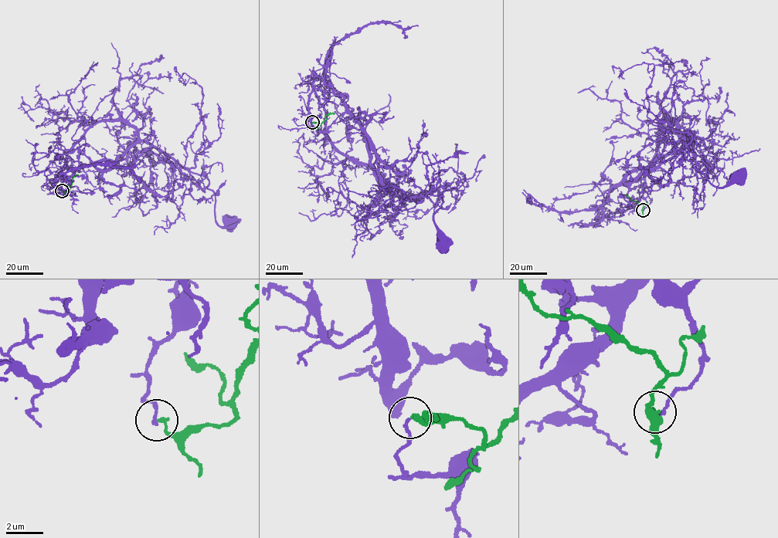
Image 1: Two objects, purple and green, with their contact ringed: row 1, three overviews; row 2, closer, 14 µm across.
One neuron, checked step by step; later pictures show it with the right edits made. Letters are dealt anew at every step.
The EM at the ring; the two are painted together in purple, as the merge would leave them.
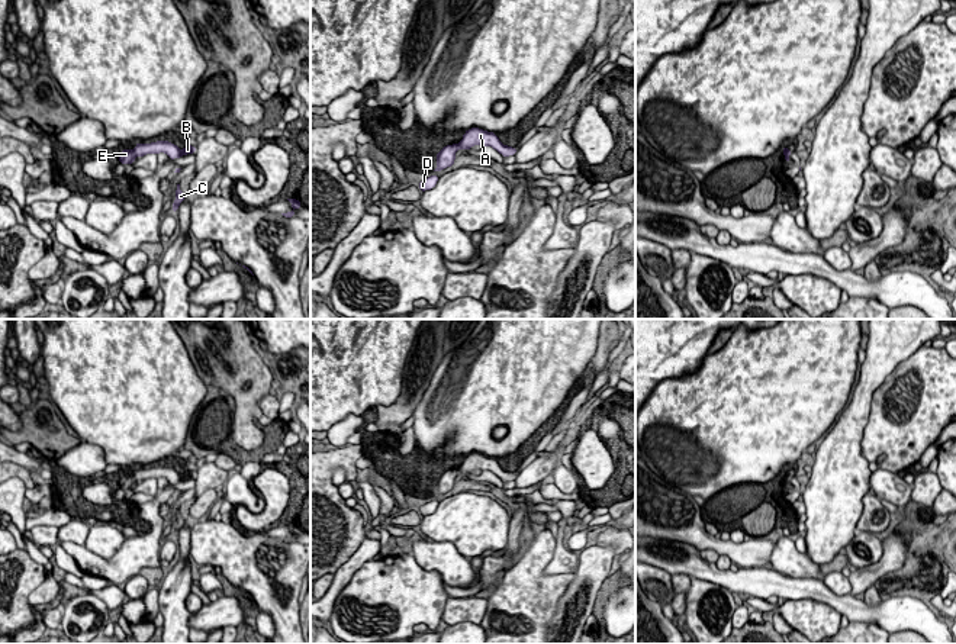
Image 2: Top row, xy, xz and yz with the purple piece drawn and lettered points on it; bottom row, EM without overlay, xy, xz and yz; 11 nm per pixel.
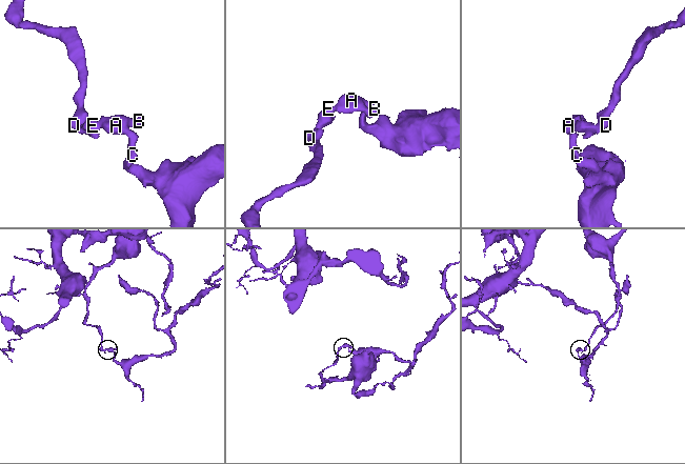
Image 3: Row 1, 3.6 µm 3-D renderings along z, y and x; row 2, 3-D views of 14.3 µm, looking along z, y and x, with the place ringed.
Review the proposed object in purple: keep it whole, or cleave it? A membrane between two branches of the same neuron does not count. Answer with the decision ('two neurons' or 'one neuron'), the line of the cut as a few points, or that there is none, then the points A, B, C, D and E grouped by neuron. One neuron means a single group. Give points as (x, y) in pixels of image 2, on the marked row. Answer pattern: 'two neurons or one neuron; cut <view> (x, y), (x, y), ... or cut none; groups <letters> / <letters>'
two neurons; cut xy (131, 150), (135, 155); groups A B C / D E

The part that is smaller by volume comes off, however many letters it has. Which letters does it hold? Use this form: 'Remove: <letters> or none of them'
Remove: A, B, C

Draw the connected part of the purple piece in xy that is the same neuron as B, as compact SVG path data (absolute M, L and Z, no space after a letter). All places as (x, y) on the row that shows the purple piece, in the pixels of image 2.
M157 141L151 144L141 144L136 142L136 146L132 149L135 157L144 157L147 154L160 154L164 152L168 155L170 160L180 158L187 154L194 154L196 146L186 145L184 149L180 149L176 144L171 144L168 141Z

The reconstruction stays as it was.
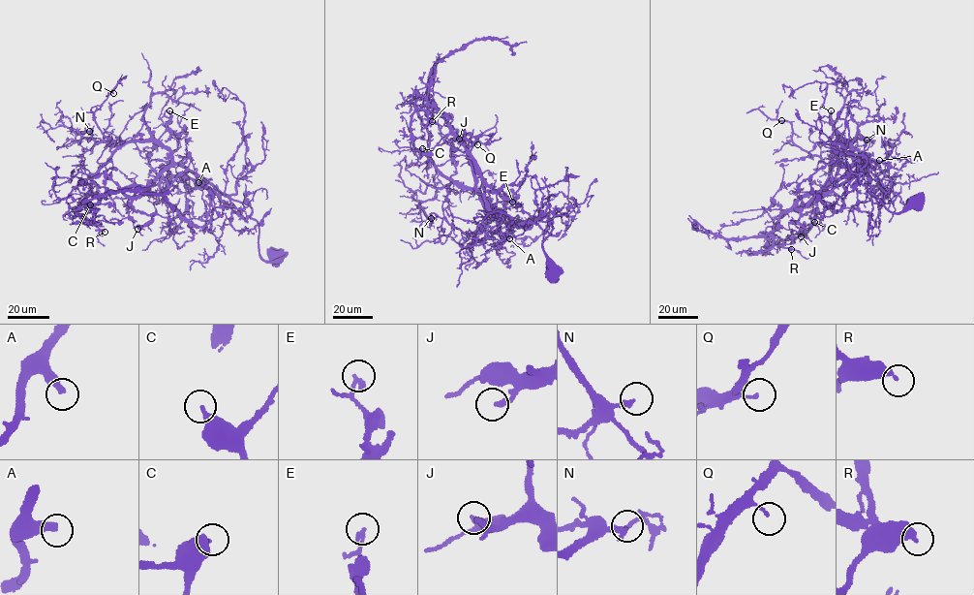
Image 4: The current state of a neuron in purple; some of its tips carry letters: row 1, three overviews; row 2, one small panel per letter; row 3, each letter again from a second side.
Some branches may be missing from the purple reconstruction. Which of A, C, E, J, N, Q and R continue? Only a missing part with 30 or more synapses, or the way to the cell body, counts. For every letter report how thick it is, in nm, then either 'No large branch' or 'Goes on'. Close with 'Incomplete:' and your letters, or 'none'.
A: Thickness 360 nm. Goes on
C: Thickness 320 nm. No large branch
E: Thickness 140 nm. No large branch
J: Thickness 260 nm. No large branch
N: Thickness 240 nm. No large branch
Q: Thickness 110 nm. No large branch
R: Thickness 340 nm. No large branch
Incomplete: A

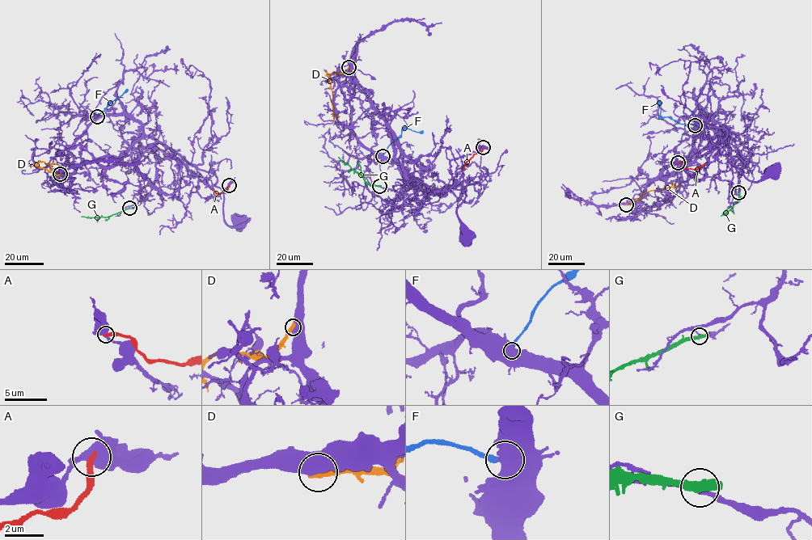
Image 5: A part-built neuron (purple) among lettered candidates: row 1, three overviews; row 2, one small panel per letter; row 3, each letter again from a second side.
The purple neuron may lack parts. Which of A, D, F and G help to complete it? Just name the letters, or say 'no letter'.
no letter

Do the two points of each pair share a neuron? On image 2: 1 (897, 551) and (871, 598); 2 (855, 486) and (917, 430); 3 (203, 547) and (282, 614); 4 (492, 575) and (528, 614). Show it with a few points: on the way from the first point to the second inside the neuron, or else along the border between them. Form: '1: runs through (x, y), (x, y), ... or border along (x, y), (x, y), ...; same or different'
1: border along (874, 585), (860, 596); different
2: border along (863, 428), (862, 454), (869, 461); different
3: runs through (224, 550), (267, 593); same
4: border along (498, 583), (489, 591); different

